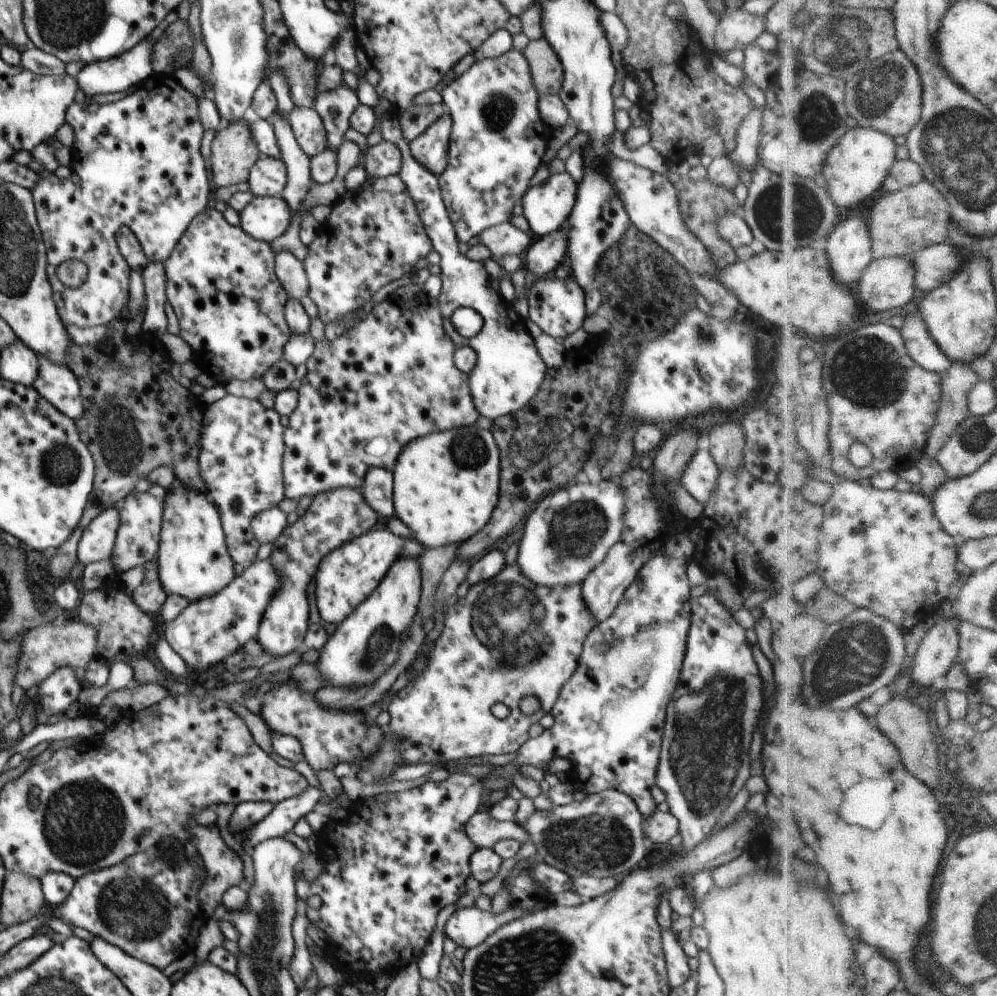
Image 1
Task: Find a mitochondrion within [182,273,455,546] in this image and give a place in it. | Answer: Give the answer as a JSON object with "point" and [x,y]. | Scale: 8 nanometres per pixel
{"point":[236,504]}

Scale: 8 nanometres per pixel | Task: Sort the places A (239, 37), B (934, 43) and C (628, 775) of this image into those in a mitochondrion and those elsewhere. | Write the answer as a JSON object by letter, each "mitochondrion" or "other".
{"A":"mitochondrion","B":"other","C":"other"}

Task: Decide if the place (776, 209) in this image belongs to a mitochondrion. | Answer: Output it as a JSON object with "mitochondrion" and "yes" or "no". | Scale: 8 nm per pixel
{"mitochondrion":"yes"}

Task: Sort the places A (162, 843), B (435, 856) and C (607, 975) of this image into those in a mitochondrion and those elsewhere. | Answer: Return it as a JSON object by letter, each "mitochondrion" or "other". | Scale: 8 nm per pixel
{"A":"other","B":"other","C":"other"}

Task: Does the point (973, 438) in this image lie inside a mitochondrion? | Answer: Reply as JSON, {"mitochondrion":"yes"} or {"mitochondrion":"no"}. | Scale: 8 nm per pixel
{"mitochondrion":"yes"}

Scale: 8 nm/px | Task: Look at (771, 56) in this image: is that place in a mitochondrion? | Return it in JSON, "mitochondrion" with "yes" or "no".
{"mitochondrion":"no"}

